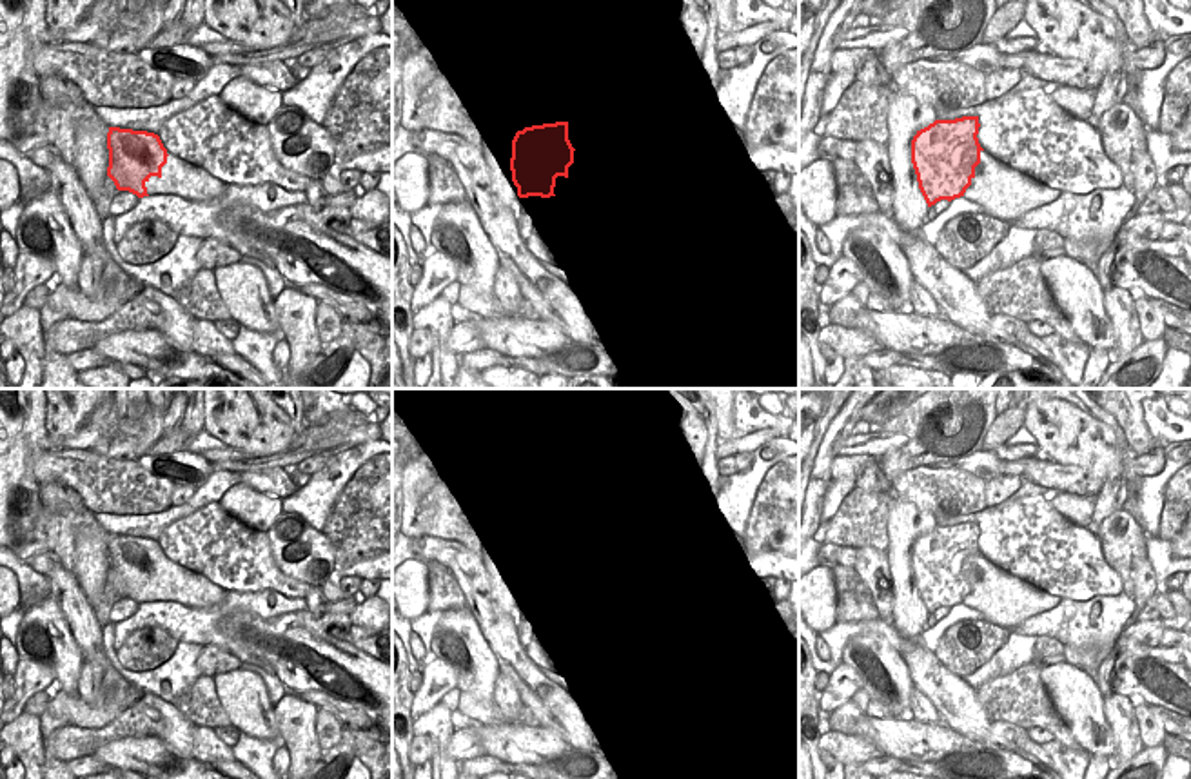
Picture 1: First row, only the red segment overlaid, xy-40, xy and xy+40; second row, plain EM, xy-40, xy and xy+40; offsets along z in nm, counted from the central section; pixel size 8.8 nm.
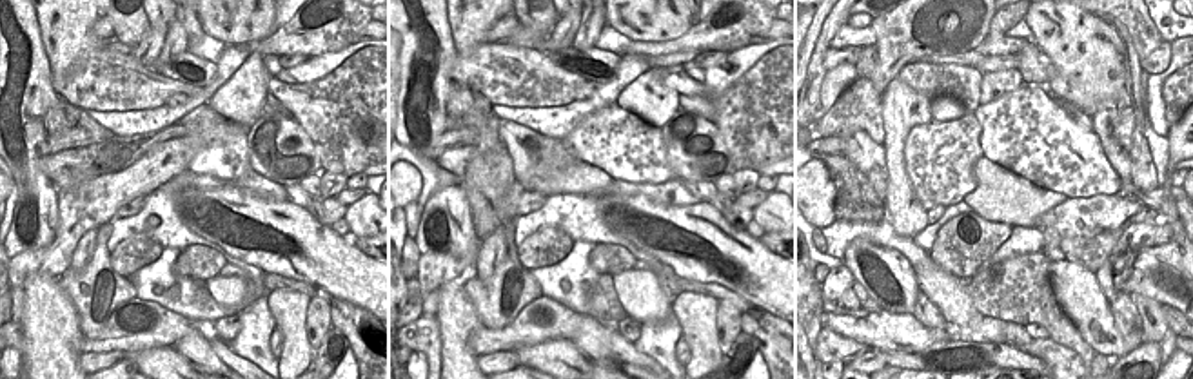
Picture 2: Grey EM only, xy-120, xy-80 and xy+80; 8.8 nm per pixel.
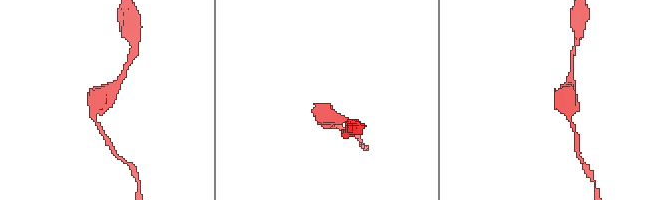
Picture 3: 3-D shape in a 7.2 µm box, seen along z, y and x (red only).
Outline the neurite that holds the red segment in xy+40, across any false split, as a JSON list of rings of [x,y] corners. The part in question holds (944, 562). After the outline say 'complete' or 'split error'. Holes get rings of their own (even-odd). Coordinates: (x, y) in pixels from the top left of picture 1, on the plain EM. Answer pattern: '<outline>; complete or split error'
[[[979,523],[935,527],[911,547],[911,570],[928,610],[964,603],[980,570]]]; complete

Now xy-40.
[[[109,534],[107,583],[118,597],[129,597],[138,605],[149,603],[145,590],[151,583],[162,585],[167,570],[167,556],[154,539]]]; complete

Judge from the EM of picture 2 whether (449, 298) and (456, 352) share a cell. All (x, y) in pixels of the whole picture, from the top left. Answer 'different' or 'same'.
same

